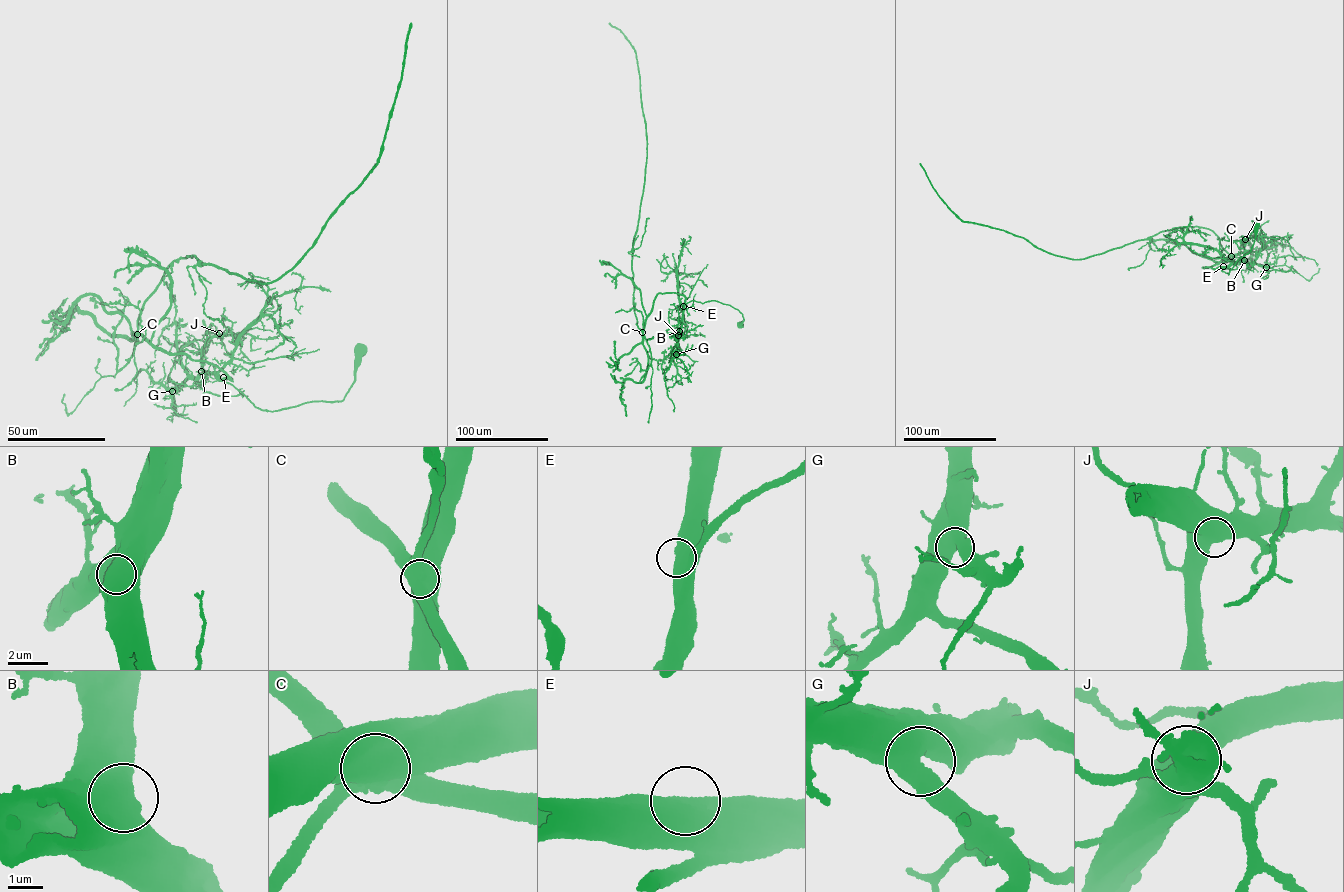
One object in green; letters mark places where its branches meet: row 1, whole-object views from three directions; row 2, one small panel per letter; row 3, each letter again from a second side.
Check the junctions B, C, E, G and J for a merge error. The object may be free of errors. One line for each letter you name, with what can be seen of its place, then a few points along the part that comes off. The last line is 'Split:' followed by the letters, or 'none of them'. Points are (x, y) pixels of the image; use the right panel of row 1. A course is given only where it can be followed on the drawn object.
C: place (1231, 256); course (1231, 256), (1213, 231), (1188, 226), (1083, 259), (1054, 255), (1003, 230), (961, 220), (938, 195), (920, 163)
Split: C

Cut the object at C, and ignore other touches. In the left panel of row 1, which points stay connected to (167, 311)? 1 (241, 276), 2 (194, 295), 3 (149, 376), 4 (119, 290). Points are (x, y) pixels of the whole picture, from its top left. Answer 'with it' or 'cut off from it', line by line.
1: cut off from it
2: cut off from it
3: with it
4: cut off from it

